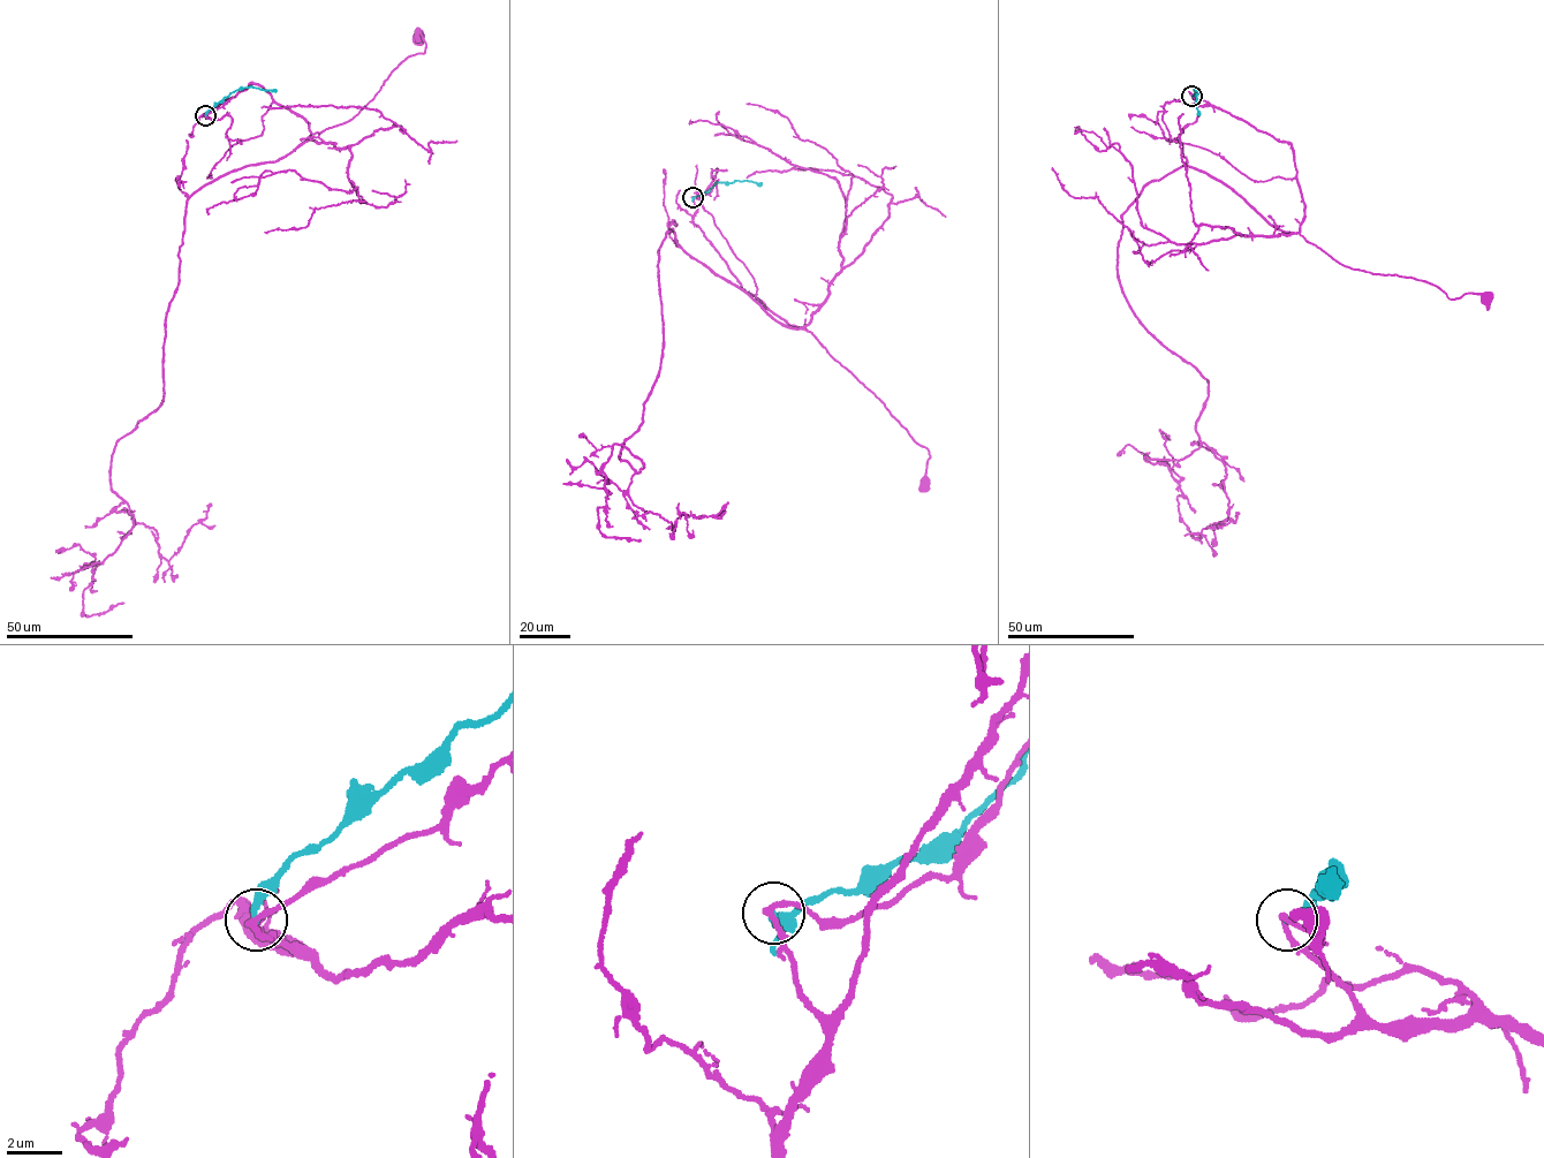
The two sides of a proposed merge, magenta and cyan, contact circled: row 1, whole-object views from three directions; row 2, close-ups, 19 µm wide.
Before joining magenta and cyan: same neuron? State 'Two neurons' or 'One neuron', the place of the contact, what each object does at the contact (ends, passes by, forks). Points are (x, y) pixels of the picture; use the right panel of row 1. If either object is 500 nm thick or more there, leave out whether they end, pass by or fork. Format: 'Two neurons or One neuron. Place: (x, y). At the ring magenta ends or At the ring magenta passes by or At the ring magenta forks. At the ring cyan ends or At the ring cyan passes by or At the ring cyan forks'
Two neurons. Place: (1191, 96). At the ring magenta passes by. At the ring cyan ends

